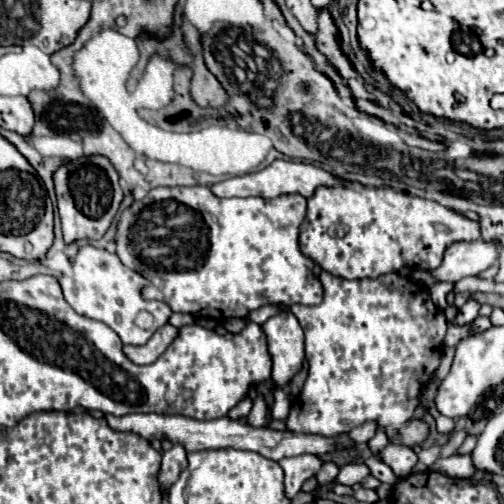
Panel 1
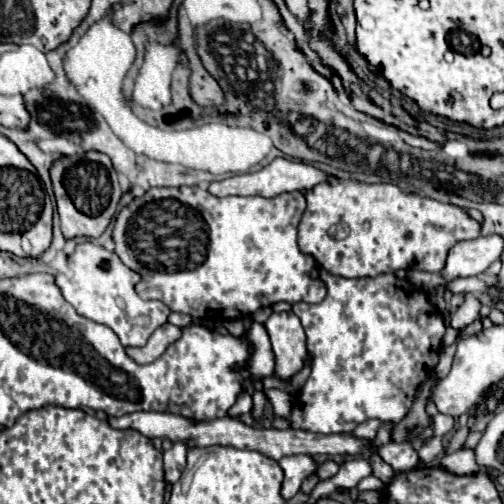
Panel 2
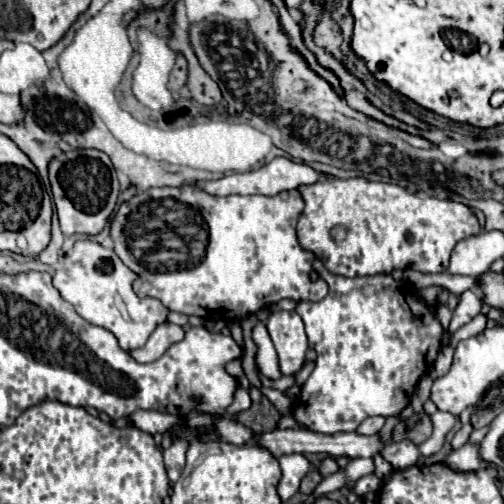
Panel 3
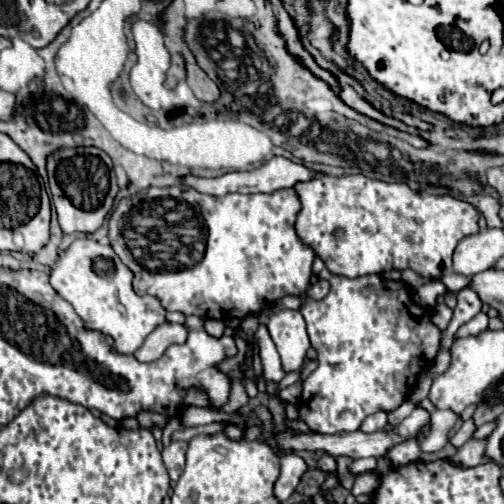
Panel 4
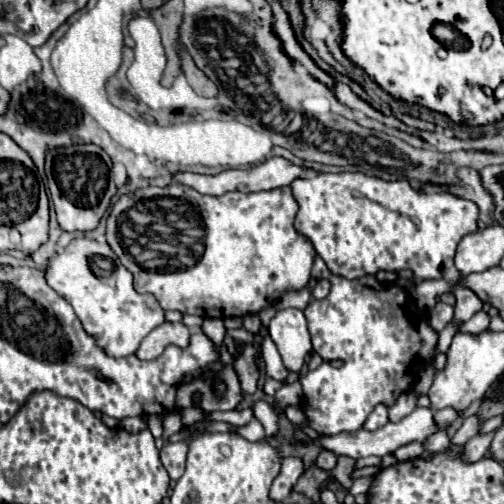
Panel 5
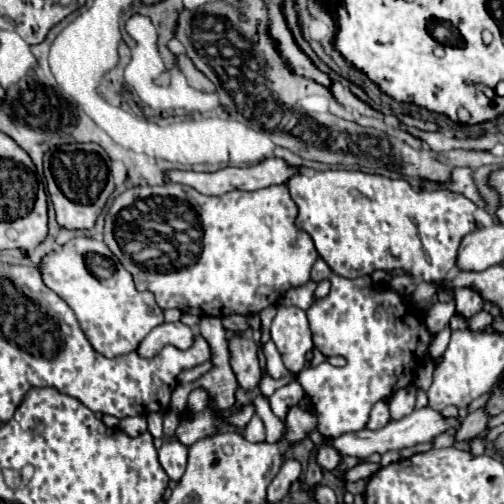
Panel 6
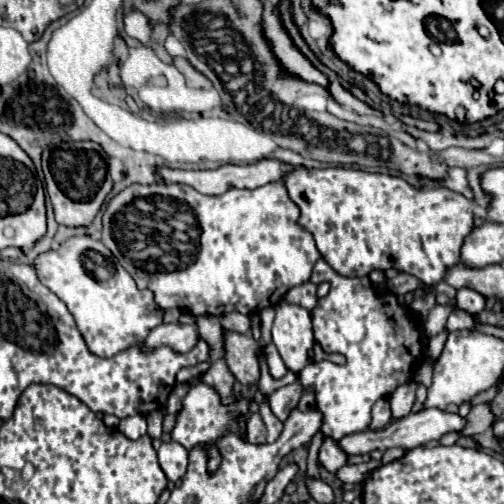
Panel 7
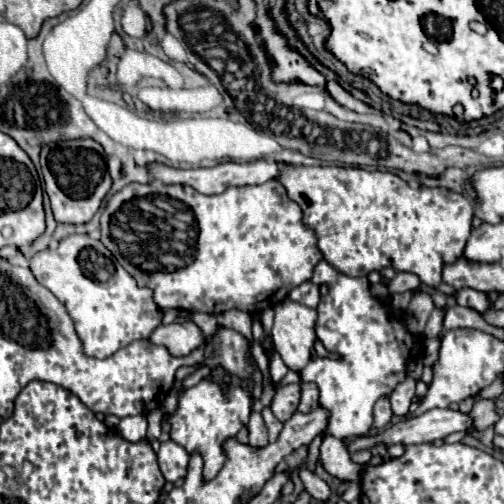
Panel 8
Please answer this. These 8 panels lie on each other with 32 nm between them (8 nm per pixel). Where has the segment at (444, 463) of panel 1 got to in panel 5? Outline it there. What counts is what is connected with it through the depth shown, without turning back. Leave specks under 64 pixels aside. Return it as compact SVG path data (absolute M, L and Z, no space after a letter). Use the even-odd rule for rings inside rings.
M496 430L485 435L476 435L470 438L470 440L464 444L464 450L462 450L464 460L470 462L470 464L482 460L482 458L486 456L486 452L488 452L489 443L494 437L494 432L496 432Z

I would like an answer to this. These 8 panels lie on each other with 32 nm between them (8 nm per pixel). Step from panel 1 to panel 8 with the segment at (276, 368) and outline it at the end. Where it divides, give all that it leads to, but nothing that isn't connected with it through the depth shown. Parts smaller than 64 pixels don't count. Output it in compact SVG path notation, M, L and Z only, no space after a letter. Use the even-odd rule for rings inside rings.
M284 300L274 308L274 312L276 312L272 326L274 348L290 370L300 372L312 358L312 346L316 342L314 334L316 310L306 308L292 300Z

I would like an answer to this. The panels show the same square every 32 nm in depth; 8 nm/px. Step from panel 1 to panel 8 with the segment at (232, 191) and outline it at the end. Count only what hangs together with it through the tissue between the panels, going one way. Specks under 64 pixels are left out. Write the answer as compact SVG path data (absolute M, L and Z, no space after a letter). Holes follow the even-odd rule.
M256 160L256 162L248 162L248 164L224 162L214 168L196 168L196 170L180 170L180 168L176 170L176 168L170 168L164 164L152 164L150 174L154 180L158 180L162 184L186 184L186 186L192 186L194 190L198 190L200 194L222 194L230 186L256 186L256 184L274 180L280 176L280 168L282 166L274 160Z

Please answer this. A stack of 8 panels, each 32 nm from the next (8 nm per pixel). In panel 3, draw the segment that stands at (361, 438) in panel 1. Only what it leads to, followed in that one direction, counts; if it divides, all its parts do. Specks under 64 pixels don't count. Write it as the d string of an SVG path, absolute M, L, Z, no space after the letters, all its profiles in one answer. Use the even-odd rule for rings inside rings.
M372 416L372 418L364 420L356 432L360 432L362 436L374 436L382 426L384 426L384 418L380 418L380 416Z

